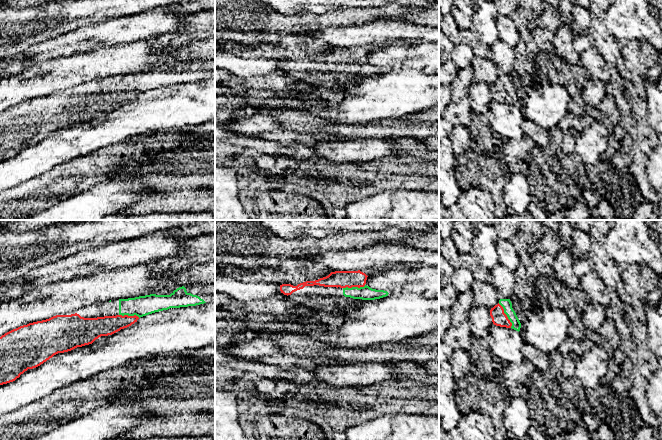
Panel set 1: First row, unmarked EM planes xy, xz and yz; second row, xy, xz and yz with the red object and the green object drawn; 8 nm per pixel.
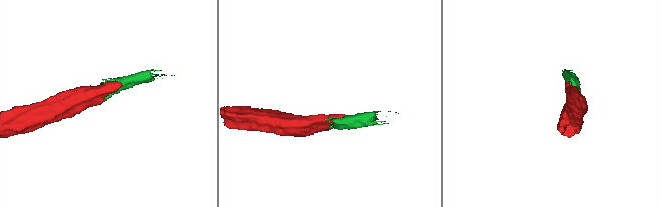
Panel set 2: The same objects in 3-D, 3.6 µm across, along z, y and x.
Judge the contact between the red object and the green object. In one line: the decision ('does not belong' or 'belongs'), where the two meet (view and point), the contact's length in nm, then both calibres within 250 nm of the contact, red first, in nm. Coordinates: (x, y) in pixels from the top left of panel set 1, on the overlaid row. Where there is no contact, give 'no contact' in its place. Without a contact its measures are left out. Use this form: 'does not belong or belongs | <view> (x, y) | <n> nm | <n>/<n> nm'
belongs | yz (506, 315) | 220 nm | 120/80 nm

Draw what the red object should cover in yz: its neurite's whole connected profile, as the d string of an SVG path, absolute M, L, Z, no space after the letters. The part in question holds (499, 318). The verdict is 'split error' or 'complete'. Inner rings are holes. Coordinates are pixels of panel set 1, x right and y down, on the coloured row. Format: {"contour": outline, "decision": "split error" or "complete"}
{"contour": "M513 293L509 299L500 299L499 303L491 308L490 316L494 325L519 332L521 323L525 320L525 311L519 298Z", "decision": "split error"}

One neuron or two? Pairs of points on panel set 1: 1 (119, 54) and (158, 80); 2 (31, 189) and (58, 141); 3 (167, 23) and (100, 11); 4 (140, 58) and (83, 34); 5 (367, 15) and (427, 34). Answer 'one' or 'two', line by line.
1: two
2: two
3: two
4: two
5: two

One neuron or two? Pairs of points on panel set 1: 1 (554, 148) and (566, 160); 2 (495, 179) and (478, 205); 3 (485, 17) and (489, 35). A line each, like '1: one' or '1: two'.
1: one
2: two
3: one

